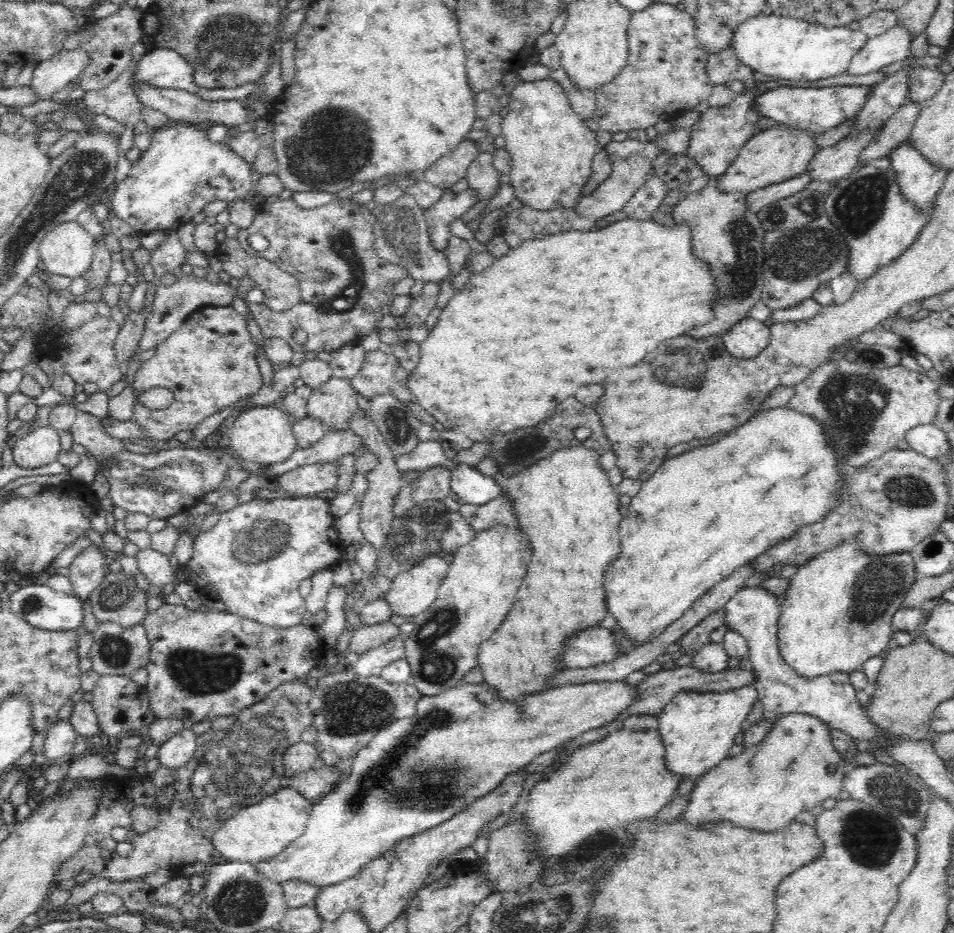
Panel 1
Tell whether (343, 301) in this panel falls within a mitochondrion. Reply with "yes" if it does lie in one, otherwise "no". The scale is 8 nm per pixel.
yes

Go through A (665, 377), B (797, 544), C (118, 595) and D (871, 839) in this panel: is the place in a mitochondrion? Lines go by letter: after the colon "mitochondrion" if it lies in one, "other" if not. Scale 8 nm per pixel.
A: mitochondrion
B: other
C: mitochondrion
D: mitochondrion

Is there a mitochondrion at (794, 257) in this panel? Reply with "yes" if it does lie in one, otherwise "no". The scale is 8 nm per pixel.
yes

